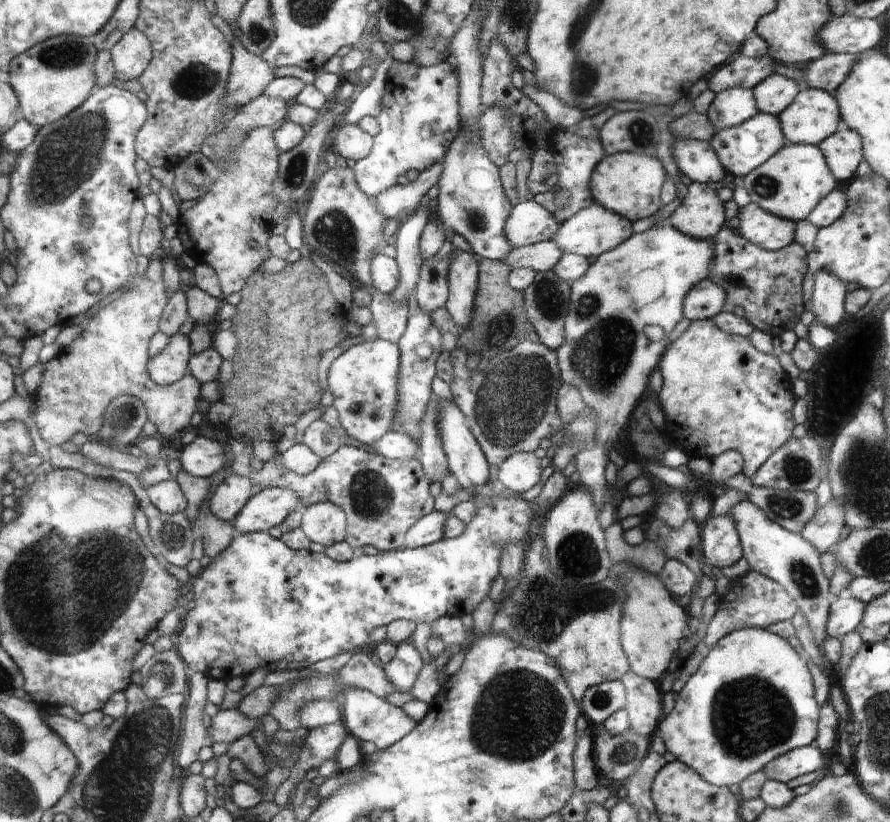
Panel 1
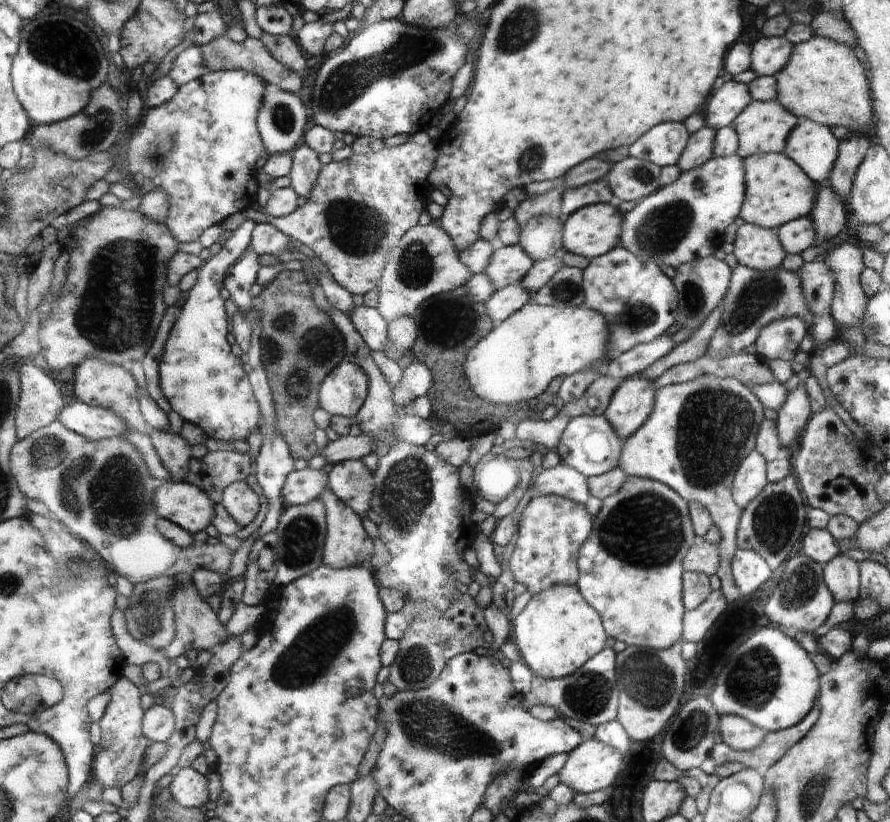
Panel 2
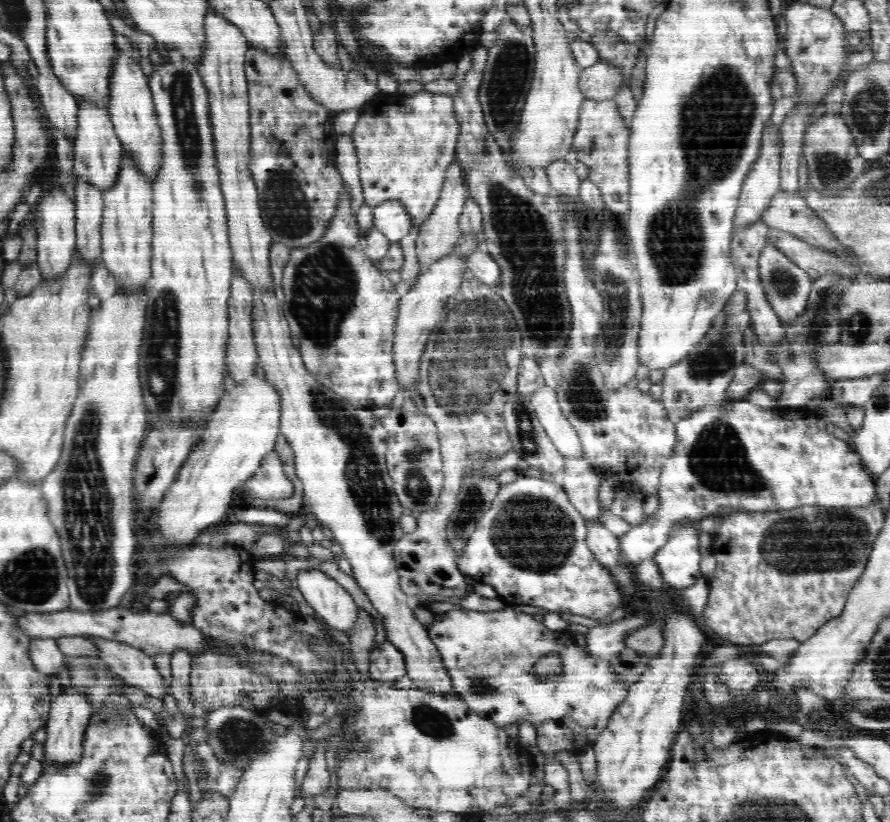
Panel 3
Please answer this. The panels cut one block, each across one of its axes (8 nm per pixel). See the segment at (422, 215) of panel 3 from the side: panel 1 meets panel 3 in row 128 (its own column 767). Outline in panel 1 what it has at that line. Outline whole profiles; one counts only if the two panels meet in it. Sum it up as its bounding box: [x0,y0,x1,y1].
[656,319,798,477]

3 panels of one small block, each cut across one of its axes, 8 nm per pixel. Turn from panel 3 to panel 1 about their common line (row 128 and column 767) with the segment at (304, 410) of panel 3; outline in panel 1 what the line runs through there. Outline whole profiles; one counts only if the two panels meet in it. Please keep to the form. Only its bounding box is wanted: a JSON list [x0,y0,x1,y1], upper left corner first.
[737,202,795,251]

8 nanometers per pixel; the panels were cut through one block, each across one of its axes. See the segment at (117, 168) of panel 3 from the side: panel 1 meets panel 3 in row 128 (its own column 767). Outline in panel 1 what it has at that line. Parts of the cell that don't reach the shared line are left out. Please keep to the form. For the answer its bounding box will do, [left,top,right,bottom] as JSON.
[753,72,801,116]

